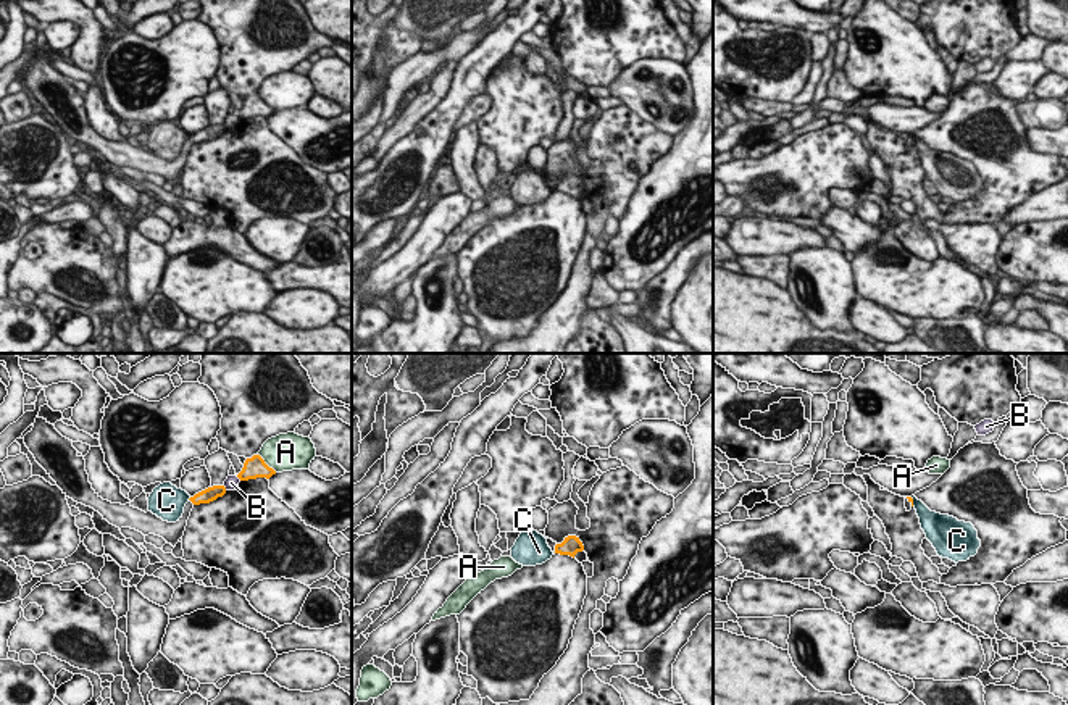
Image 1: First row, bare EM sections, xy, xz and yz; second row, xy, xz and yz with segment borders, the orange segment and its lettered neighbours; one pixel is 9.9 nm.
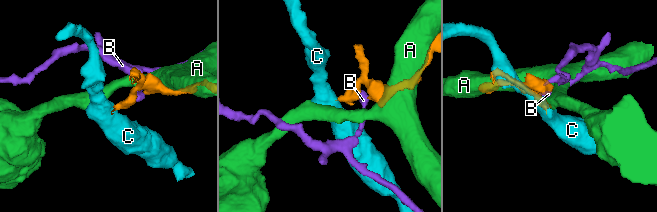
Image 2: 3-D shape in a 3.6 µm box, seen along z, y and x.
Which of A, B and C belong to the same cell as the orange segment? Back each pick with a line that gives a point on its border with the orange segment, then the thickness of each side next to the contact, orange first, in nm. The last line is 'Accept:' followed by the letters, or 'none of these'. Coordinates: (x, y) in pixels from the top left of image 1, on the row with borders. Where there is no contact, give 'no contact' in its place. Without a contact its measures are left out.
Accept: none of these

